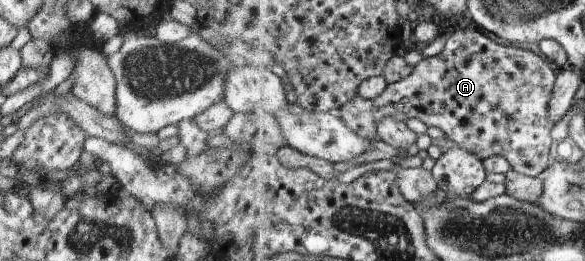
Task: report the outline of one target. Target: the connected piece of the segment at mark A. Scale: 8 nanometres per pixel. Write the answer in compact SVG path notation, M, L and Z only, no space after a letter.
M462 29L454 31L454 33L448 36L446 47L444 47L444 51L440 55L424 58L415 65L411 75L394 84L388 84L386 90L379 97L370 101L370 107L372 107L370 121L380 121L382 117L394 117L394 119L404 122L406 119L417 118L425 123L427 128L439 128L458 146L463 146L468 151L472 151L472 153L478 155L483 161L491 156L500 155L510 161L510 165L512 165L513 170L516 172L526 176L537 177L537 175L540 175L552 163L550 147L552 147L552 143L555 141L555 139L552 139L552 129L555 129L556 124L550 121L550 99L552 99L552 89L554 89L554 85L556 84L557 75L558 72L552 69L552 65L548 63L547 59L536 55L534 51L524 51L524 49L519 49L517 46L513 47L512 45L506 47L502 43L492 41L490 37L486 37L478 29Z

